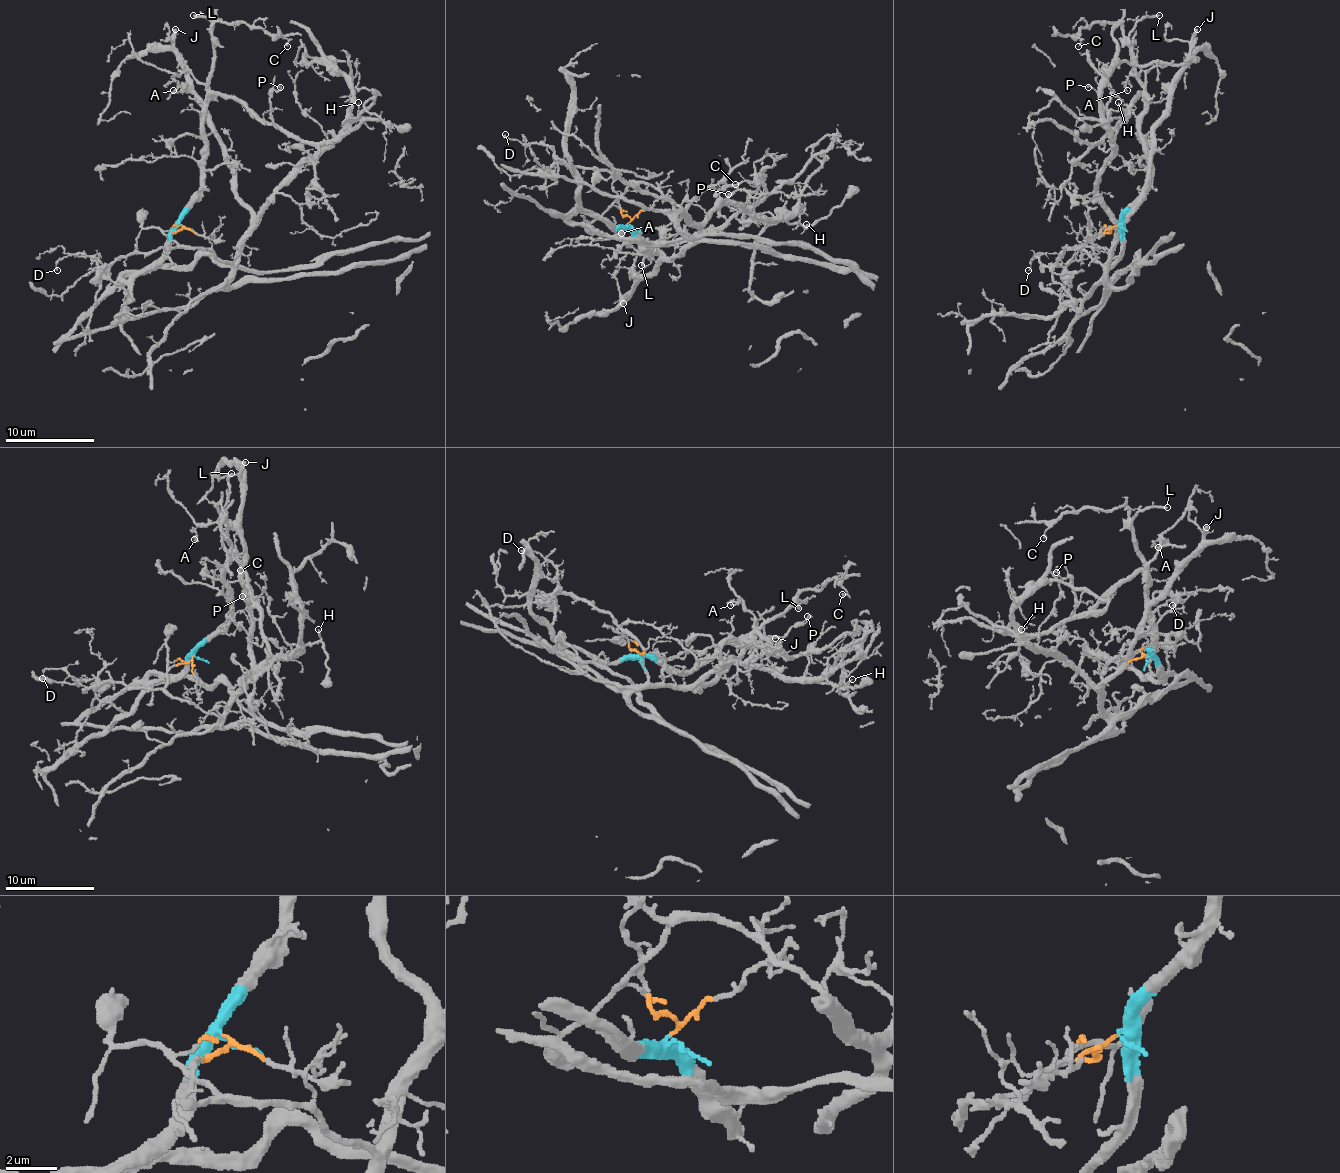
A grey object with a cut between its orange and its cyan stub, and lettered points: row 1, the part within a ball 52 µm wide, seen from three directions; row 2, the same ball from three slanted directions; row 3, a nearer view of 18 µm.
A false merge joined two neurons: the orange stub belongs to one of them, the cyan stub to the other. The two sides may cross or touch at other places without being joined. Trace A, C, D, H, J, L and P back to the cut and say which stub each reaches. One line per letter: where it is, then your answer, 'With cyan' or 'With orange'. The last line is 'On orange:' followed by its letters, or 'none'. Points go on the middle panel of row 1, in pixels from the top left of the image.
A: Place: (621, 233). With cyan
C: Place: (735, 184). With cyan
D: Place: (505, 134). With cyan
H: Place: (806, 224). With orange
J: Place: (623, 303). With orange
L: Place: (641, 265). With cyan
P: Place: (728, 194). With cyan
On orange: H, J

